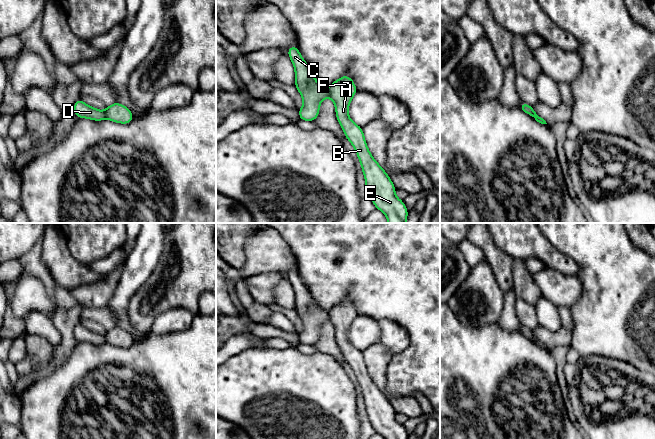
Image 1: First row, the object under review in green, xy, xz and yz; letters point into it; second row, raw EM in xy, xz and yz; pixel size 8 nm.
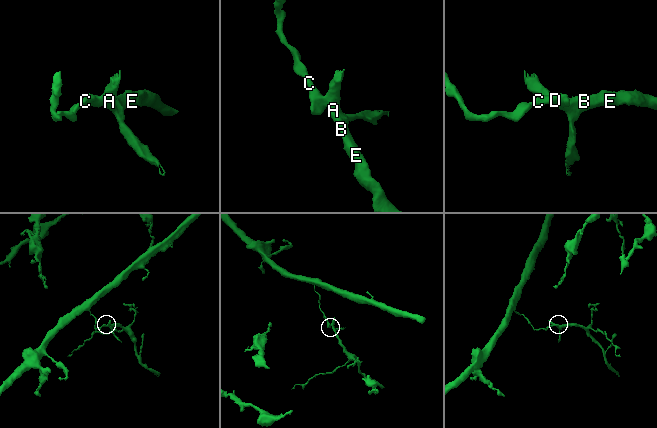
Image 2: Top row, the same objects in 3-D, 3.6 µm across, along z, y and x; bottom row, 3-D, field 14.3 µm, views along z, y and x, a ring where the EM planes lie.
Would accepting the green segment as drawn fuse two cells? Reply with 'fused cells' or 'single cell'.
fused cells

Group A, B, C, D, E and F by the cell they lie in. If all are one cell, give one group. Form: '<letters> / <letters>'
A B E F / C D

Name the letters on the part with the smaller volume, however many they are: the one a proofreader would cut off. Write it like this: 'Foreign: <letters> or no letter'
Foreign: A, B, E, F

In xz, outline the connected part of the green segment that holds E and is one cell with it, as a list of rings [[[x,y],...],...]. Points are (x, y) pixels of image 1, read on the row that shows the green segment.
[[[344,75],[334,81],[328,91],[335,104],[336,118],[357,153],[366,181],[364,188],[376,209],[386,215],[388,223],[406,223],[408,210],[405,204],[395,196],[396,188],[391,179],[369,152],[362,128],[349,118],[348,107],[358,91],[353,80]]]

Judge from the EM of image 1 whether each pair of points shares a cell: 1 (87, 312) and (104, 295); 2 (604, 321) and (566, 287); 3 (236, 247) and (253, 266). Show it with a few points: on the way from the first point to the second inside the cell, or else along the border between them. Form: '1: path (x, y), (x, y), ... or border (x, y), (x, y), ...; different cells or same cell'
1: border (106, 304), (100, 307), (82, 307); different cells
2: border (577, 276), (581, 284), (581, 295), (569, 307); different cells
3: border (251, 234), (245, 264), (230, 267); different cells

